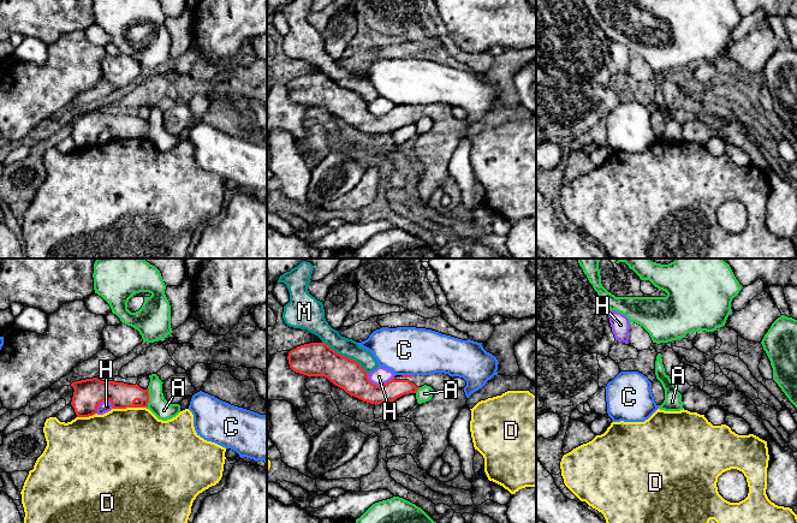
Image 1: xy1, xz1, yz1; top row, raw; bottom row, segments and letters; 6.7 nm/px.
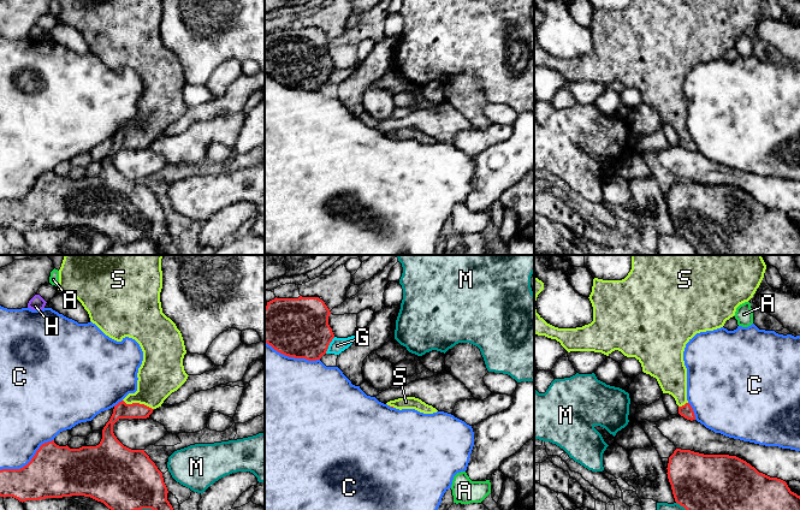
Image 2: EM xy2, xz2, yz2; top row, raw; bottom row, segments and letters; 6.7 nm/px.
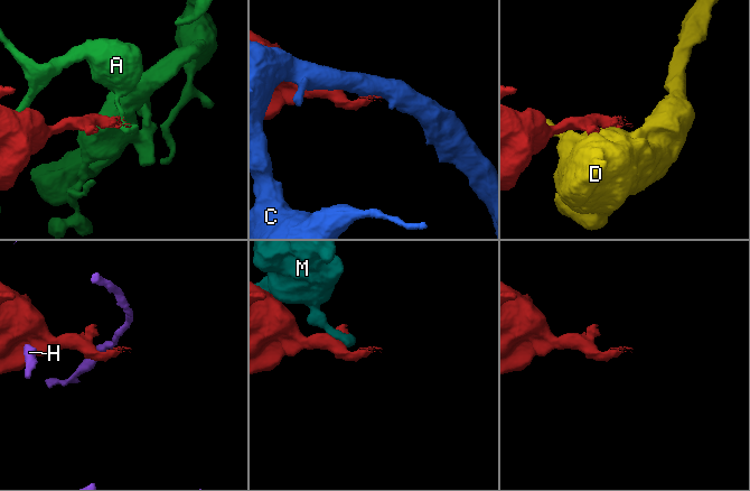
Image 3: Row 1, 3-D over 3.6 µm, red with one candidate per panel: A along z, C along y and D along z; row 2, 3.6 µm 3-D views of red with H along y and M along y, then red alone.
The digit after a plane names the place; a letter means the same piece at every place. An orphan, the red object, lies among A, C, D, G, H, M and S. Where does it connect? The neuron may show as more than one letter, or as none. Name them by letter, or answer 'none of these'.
S

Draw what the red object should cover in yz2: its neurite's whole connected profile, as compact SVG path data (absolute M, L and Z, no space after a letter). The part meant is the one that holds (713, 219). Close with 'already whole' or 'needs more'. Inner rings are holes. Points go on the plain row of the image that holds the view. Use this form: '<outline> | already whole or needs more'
M676 179L669 188L668 209L675 232L683 237L698 255L800 255L800 226L787 213L759 203L746 191L729 185L704 185Z | already whole

